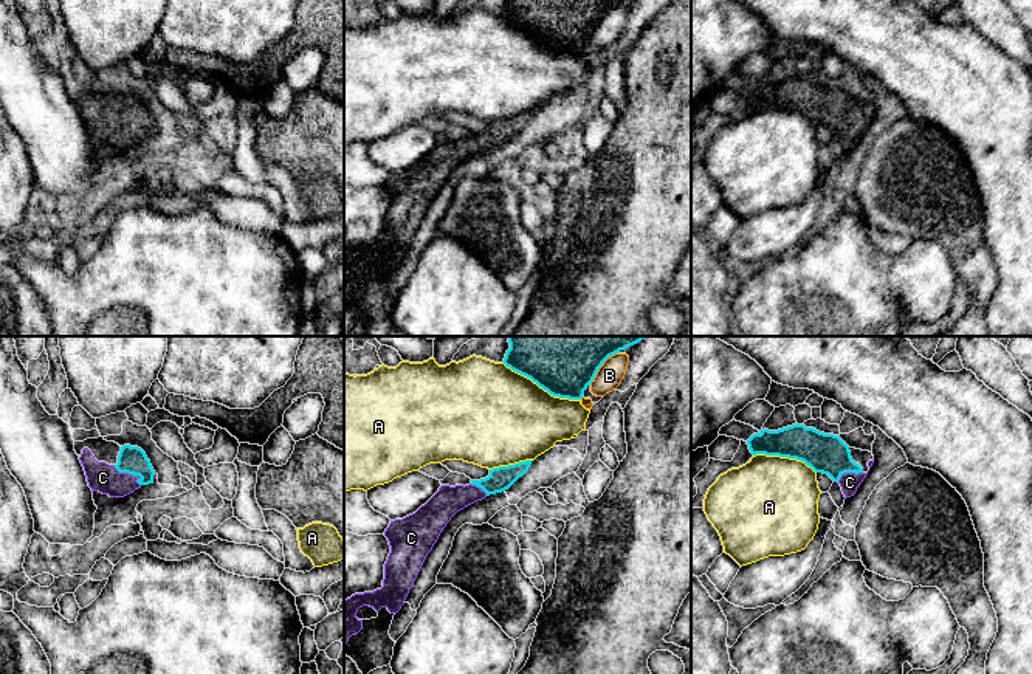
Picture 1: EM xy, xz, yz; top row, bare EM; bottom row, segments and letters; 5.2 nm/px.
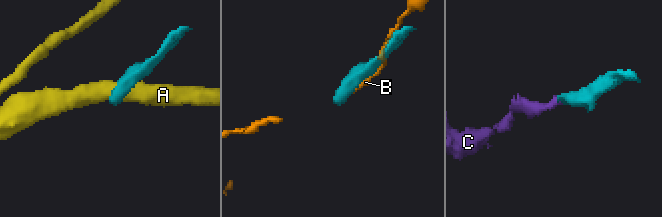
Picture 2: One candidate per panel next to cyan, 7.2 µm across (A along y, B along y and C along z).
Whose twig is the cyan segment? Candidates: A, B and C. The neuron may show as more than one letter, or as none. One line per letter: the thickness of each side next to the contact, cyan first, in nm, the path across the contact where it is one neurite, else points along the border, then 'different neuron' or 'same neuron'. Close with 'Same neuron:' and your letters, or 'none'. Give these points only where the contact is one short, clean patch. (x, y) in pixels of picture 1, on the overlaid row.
A: 480 nm thick on the cyan side, 480 nm on the other; different neuron
B: 500 nm thick on the cyan side, 140 nm on the other; different neuron
C: 140 nm thick on the cyan side, 150 nm on the other; runs through xy (132, 459), (130, 473), (124, 477), (103, 477); same neuron
Same neuron: C

